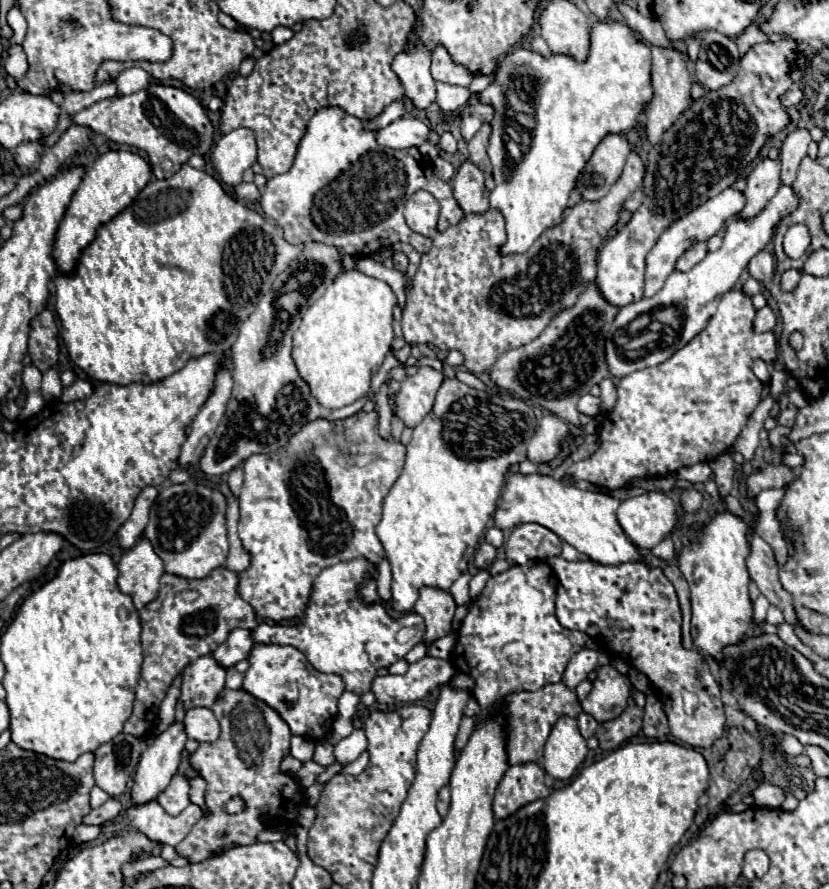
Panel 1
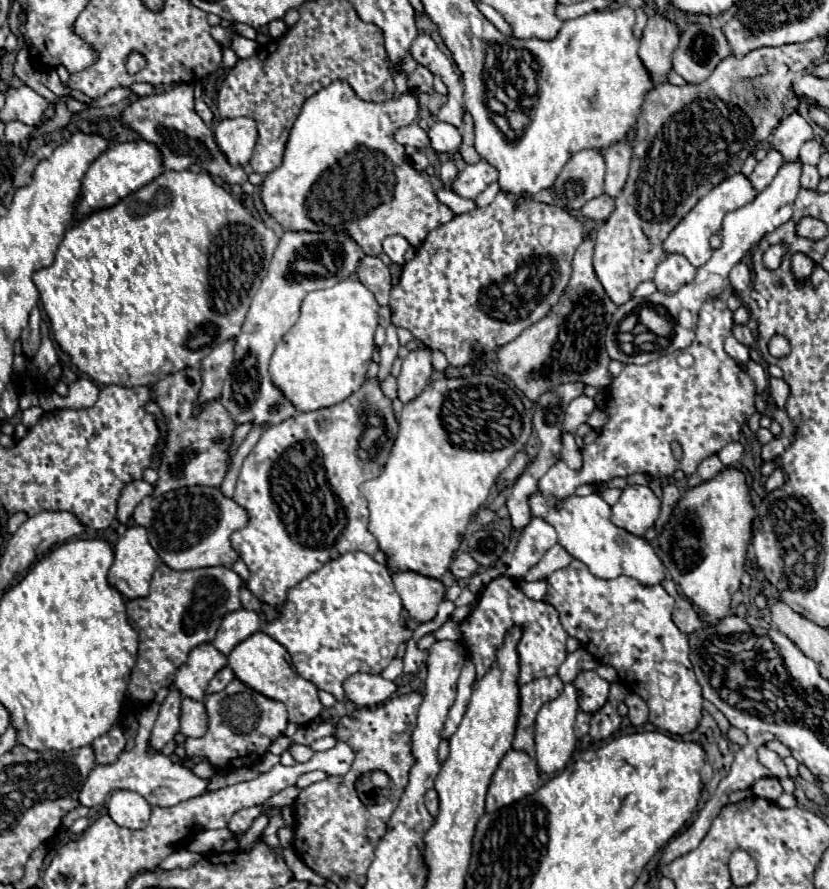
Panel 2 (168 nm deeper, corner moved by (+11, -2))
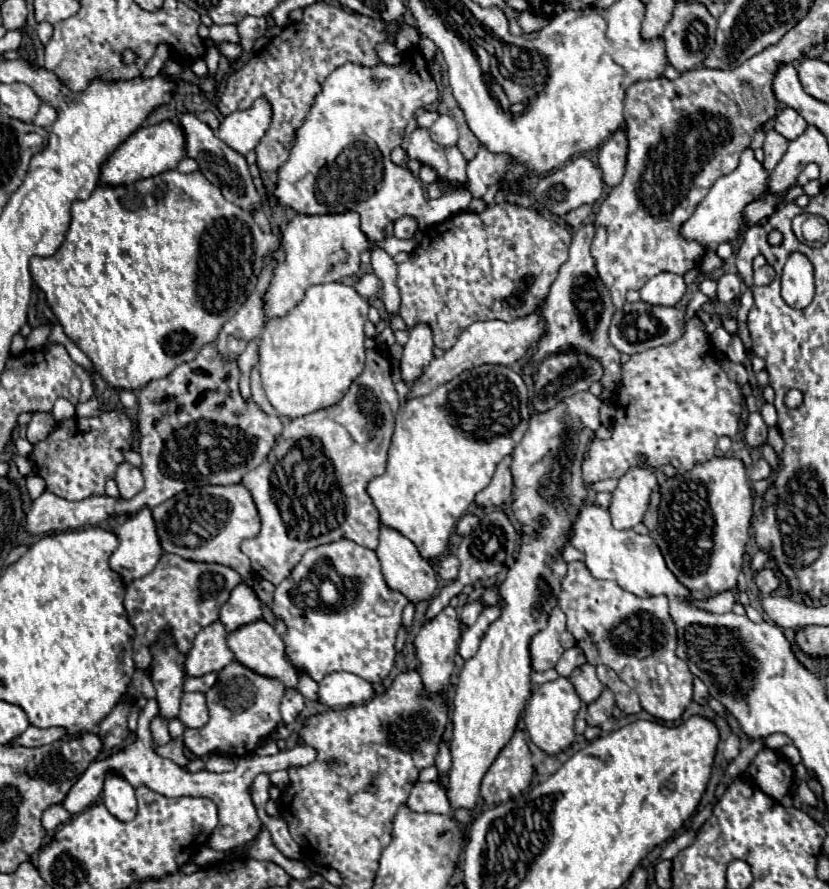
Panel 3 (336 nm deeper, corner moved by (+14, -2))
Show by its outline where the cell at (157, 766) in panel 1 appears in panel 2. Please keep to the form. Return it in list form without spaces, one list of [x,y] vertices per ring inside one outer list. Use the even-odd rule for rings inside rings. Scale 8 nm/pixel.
[[[169,689],[169,695],[165,697],[165,701],[161,703],[161,711],[159,717],[155,721],[149,745],[155,751],[161,751],[163,745],[167,741],[171,741],[175,737],[175,733],[179,731],[179,713],[181,713],[181,693],[177,689]]]

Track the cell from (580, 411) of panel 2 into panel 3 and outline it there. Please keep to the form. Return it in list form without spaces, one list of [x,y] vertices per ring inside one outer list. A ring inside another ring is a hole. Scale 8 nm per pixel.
[[[580,391],[568,399],[564,399],[560,405],[550,409],[548,413],[534,415],[530,419],[530,427],[524,435],[524,439],[516,445],[512,451],[512,475],[514,475],[514,503],[512,513],[522,523],[522,545],[520,553],[516,557],[516,565],[508,571],[506,579],[500,583],[498,593],[504,601],[502,617],[486,629],[480,641],[478,653],[464,663],[460,681],[456,685],[456,697],[454,697],[454,715],[452,715],[452,741],[450,741],[450,753],[452,753],[452,767],[448,771],[448,783],[444,785],[450,807],[454,811],[458,809],[474,809],[480,801],[480,783],[502,747],[510,741],[510,737],[516,731],[518,717],[530,699],[530,673],[532,673],[532,661],[528,643],[530,639],[546,627],[548,613],[556,605],[558,591],[560,591],[560,579],[566,575],[566,563],[560,557],[560,547],[568,543],[568,531],[580,511],[580,507],[586,501],[586,487],[582,481],[582,459],[588,451],[588,443],[594,437],[594,431],[600,427],[598,409],[602,401],[594,397],[590,391]],[[546,515],[548,523],[546,527],[538,525],[538,517]]]

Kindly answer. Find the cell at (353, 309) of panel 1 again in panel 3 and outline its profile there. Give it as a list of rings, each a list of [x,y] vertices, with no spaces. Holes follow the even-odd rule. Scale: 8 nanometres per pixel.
[[[344,283],[312,285],[306,291],[302,303],[298,303],[286,317],[266,323],[266,329],[258,345],[260,353],[258,369],[266,397],[280,415],[288,419],[302,417],[312,411],[330,407],[342,399],[350,383],[364,371],[364,355],[366,355],[364,325],[368,321],[368,307],[370,307],[368,301],[362,295],[358,295],[352,285]]]

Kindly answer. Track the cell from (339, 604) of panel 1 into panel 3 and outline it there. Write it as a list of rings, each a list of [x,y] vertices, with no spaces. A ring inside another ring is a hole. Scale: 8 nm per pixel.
[[[340,539],[302,557],[292,575],[276,587],[272,611],[286,623],[282,641],[300,673],[320,683],[330,673],[348,671],[378,683],[394,667],[394,643],[406,603],[404,595],[386,585],[374,551]]]

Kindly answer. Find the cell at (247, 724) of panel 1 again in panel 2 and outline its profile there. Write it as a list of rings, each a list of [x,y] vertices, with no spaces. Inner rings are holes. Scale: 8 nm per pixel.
[[[237,677],[223,691],[205,695],[203,703],[209,715],[209,729],[199,739],[187,739],[185,751],[189,757],[205,759],[217,769],[255,765],[269,751],[269,745],[279,735],[283,735],[287,727],[287,707],[281,701],[257,693]]]

